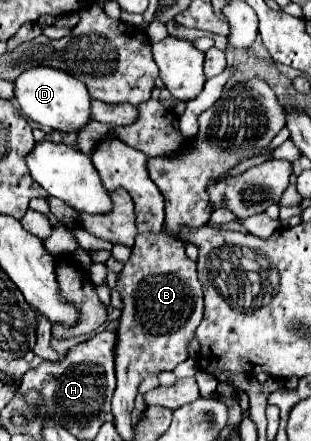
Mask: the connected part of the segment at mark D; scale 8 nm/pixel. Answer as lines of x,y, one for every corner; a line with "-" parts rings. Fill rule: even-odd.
30,68
16,78
16,100
34,122
58,132
80,132
90,122
90,96
84,82
56,68

